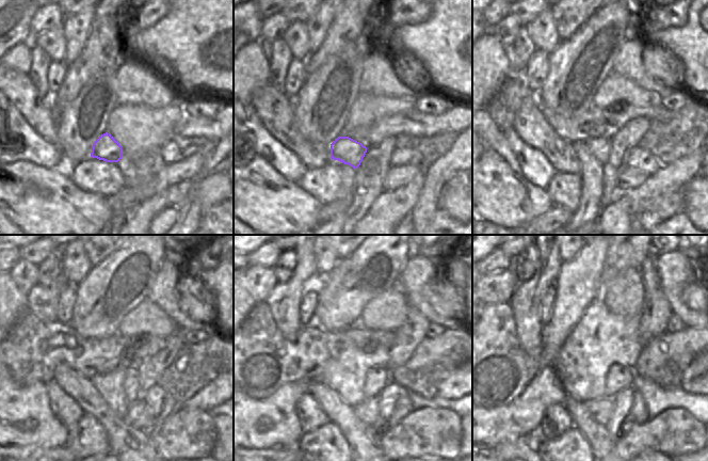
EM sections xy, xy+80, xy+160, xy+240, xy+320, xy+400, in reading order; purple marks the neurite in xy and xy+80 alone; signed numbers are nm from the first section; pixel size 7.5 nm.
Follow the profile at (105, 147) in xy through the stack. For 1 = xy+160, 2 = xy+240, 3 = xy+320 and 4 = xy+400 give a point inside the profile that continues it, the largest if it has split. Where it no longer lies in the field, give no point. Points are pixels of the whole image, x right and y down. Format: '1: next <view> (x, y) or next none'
1: next xy+160 (599, 147)
2: next xy+240 (131, 390)
3: next xy+320 (376, 378)
4: next xy+400 (620, 377)

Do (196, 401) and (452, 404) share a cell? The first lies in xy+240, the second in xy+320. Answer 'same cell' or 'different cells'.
different cells

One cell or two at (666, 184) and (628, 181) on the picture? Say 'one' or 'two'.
two

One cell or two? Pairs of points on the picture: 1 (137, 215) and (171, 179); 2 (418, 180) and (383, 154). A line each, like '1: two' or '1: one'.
1: two
2: two

